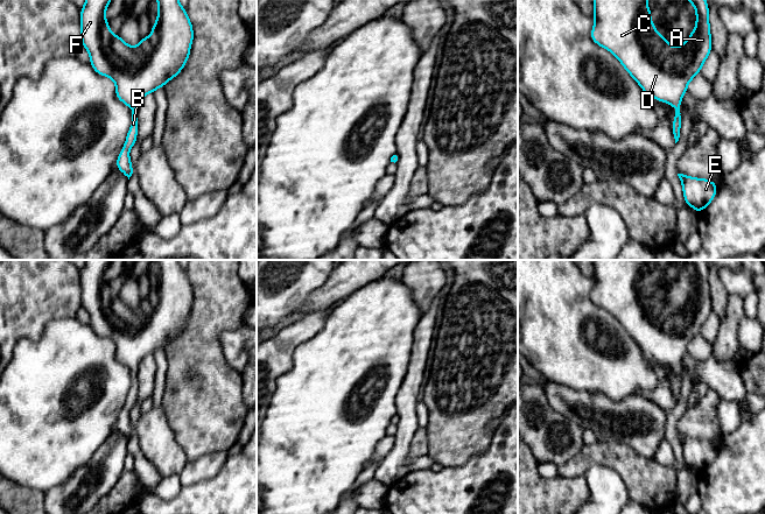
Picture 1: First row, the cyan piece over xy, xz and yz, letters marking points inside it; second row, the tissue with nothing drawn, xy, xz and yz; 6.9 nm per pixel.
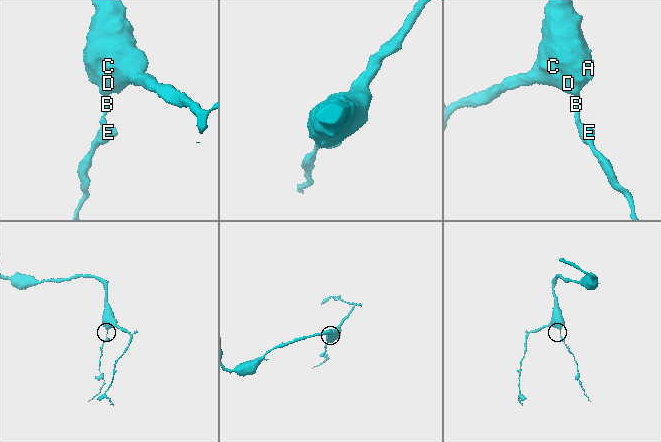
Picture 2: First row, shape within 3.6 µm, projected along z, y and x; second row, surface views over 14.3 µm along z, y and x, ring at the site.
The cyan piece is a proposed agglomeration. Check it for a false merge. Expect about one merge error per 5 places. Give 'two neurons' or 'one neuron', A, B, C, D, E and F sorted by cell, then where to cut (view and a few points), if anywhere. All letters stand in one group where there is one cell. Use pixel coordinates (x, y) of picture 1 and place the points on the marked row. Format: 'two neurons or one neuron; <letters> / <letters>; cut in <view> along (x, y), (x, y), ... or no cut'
one neuron; A B C D E F; no cut

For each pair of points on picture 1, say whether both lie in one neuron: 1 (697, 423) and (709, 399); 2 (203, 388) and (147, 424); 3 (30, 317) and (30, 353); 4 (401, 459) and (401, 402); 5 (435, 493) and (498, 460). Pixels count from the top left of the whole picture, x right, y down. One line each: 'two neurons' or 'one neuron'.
1: one neuron
2: two neurons
3: two neurons
4: one neuron
5: one neuron

